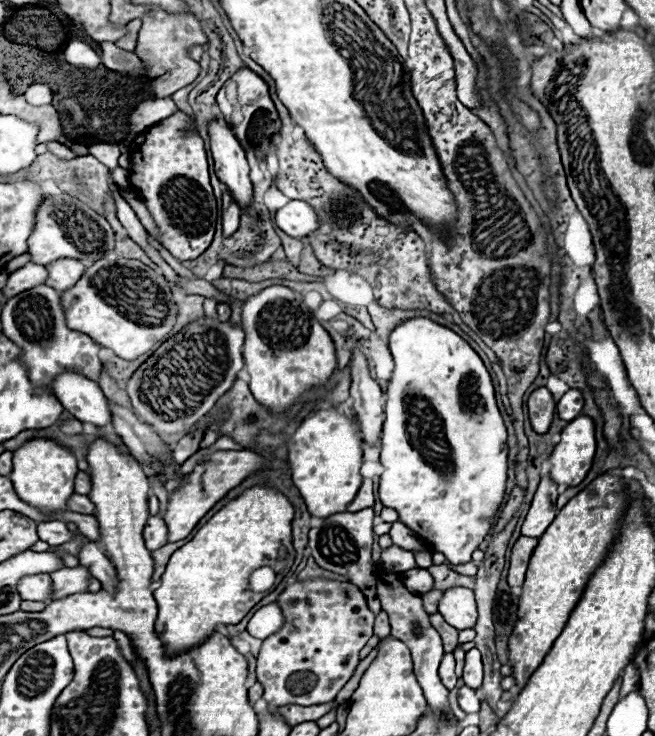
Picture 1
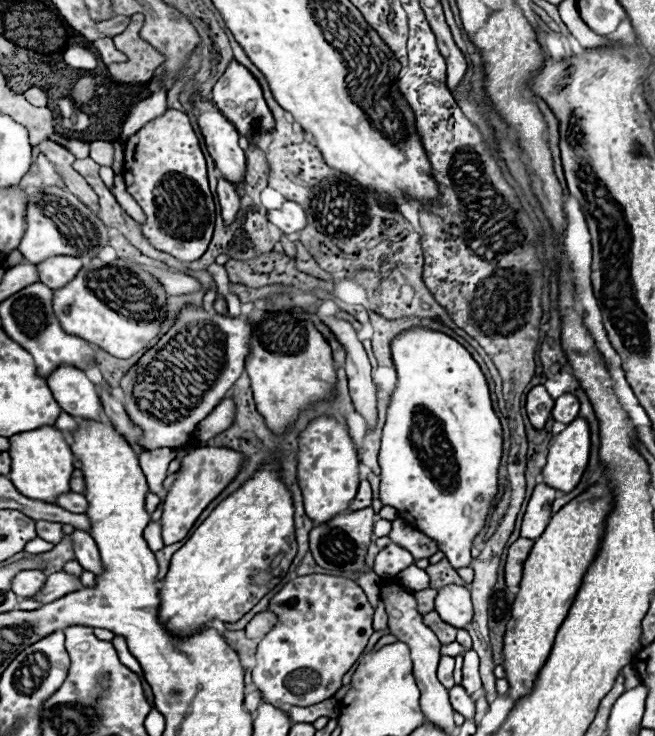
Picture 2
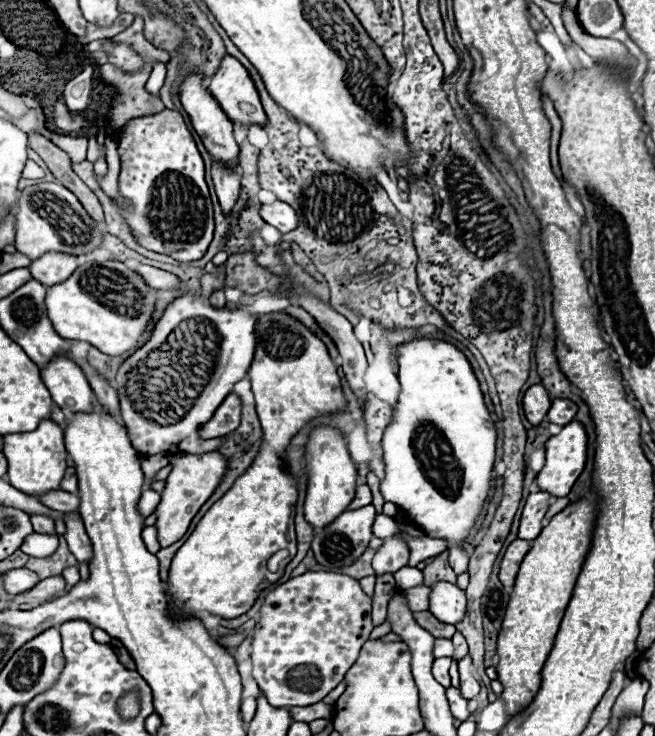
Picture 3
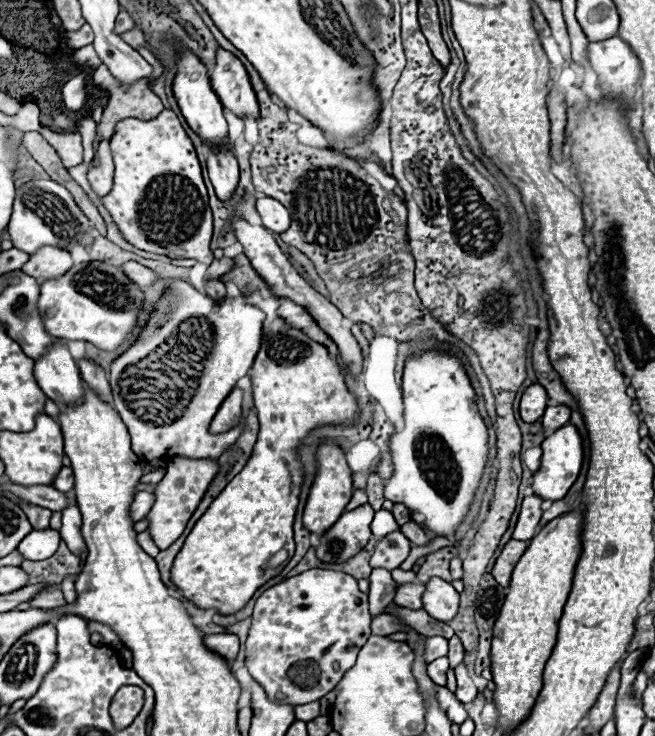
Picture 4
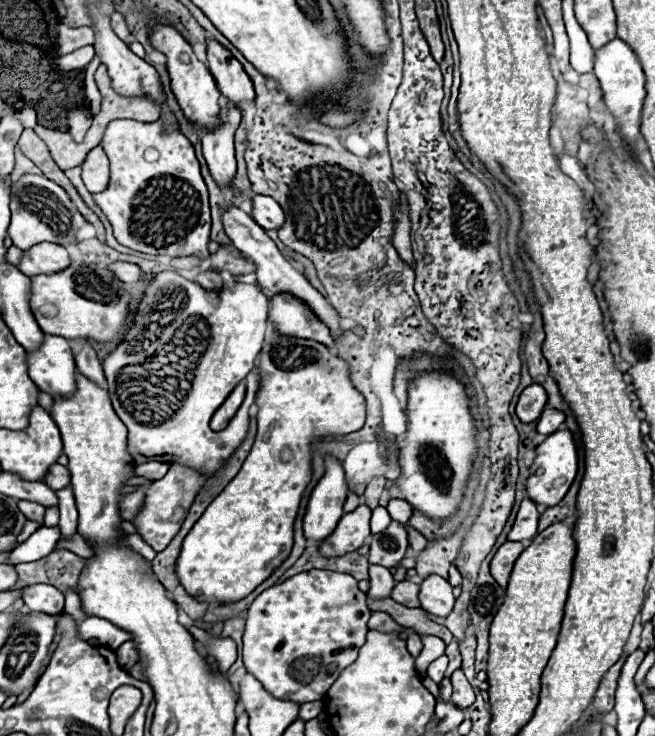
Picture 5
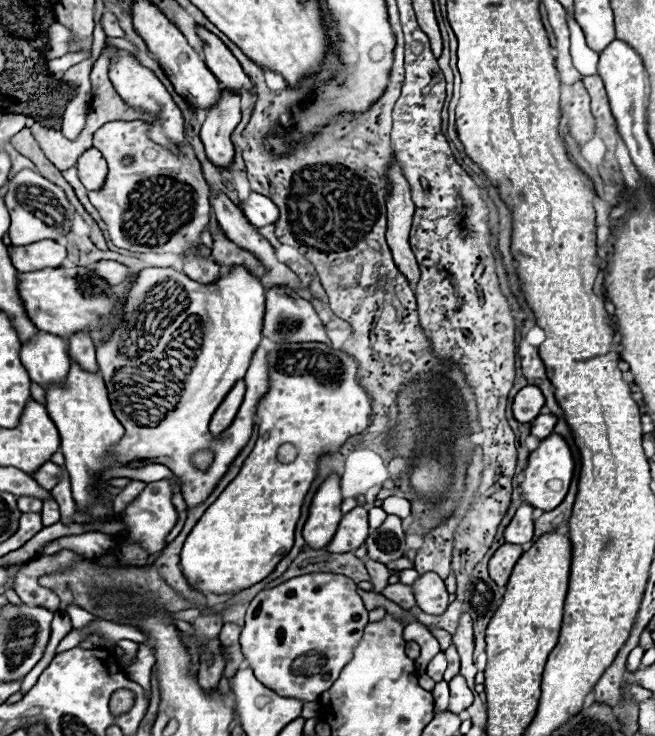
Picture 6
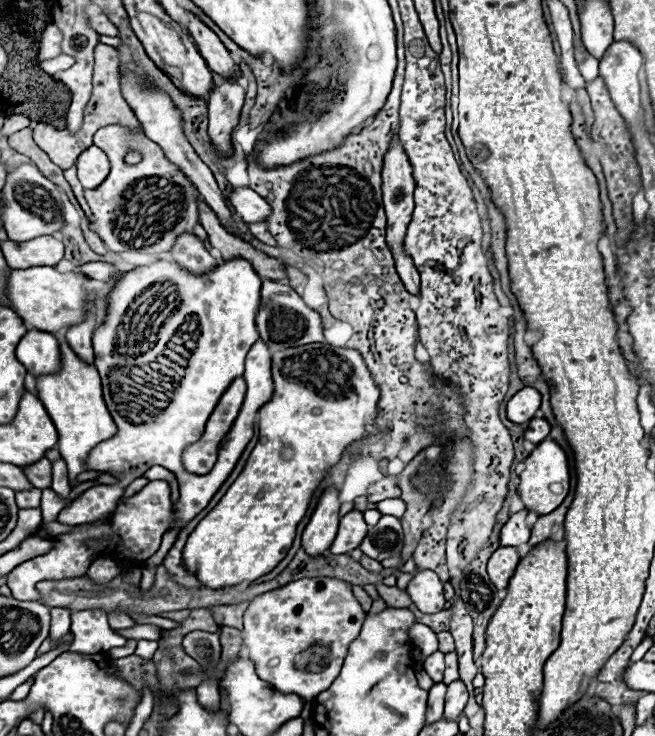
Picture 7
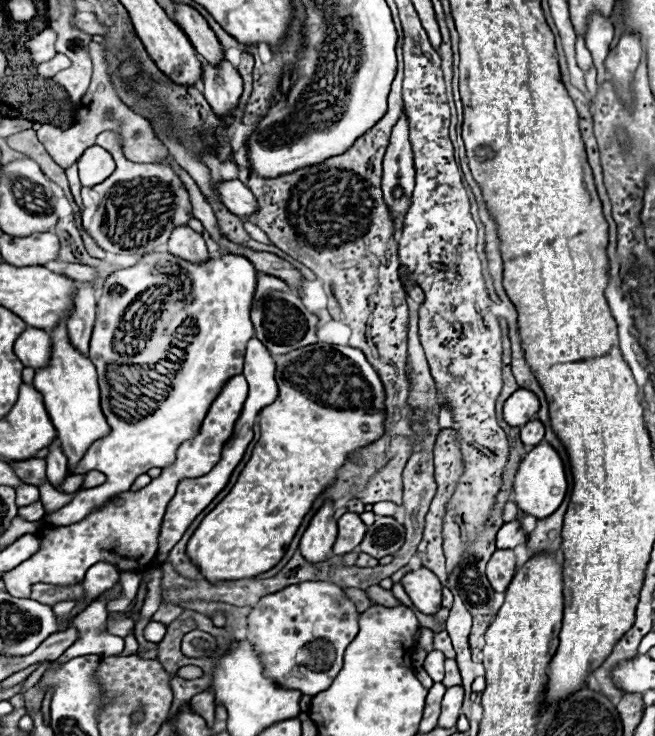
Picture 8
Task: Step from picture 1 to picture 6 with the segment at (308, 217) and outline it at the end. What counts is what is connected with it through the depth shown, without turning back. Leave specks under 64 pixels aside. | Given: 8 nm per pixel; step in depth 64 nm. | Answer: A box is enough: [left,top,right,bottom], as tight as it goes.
[240,192,278,226]

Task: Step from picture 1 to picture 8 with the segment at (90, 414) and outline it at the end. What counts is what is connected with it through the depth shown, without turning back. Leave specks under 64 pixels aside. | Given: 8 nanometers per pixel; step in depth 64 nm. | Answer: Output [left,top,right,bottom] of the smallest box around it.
[14,328,50,368]

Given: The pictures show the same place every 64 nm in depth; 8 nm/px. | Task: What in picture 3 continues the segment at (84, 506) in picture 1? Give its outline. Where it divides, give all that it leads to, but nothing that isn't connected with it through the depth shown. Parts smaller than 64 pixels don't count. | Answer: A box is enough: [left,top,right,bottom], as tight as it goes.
[34,490,78,512]

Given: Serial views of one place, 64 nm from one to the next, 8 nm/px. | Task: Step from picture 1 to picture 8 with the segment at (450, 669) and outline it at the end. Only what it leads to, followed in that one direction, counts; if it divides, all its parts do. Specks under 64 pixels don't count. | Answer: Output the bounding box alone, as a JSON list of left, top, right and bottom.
[424,650,444,682]

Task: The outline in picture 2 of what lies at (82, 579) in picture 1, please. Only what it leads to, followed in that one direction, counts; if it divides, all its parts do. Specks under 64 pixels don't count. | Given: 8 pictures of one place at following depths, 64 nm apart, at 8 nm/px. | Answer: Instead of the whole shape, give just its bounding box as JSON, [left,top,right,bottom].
[32,572,82,604]

